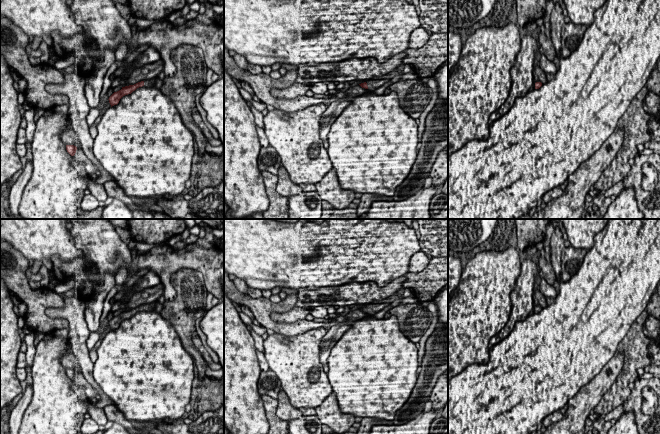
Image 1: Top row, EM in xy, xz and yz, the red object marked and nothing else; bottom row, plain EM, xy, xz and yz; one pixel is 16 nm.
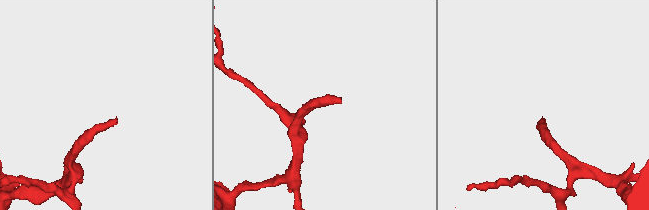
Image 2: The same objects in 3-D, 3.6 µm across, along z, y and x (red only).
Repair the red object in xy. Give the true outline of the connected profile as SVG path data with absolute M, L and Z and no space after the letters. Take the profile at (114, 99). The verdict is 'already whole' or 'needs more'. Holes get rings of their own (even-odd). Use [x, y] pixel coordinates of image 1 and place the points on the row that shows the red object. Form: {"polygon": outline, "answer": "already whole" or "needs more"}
{"polygon": "M144 81L138 82L134 85L122 87L121 90L114 92L108 99L111 107L114 105L117 105L123 96L131 94L137 88L142 87L142 86L144 86Z", "answer": "already whole"}

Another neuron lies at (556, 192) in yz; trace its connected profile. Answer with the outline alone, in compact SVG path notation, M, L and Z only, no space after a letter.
M557 186L553 188L552 190L548 191L543 195L543 201L547 204L549 203L552 199L558 198L562 195L563 191L560 188L560 186Z

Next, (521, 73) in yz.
M527 33L521 39L521 49L517 54L514 66L510 70L511 88L508 98L498 110L490 115L490 122L501 118L513 106L515 99L524 97L533 86L533 63L537 51L537 40Z

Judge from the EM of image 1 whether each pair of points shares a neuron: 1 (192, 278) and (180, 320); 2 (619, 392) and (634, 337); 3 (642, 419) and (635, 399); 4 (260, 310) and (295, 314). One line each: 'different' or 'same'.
1: same
2: same
3: same
4: different

